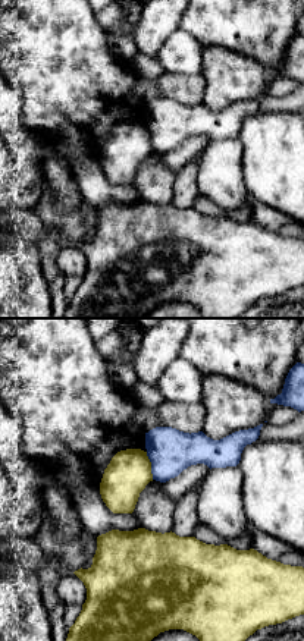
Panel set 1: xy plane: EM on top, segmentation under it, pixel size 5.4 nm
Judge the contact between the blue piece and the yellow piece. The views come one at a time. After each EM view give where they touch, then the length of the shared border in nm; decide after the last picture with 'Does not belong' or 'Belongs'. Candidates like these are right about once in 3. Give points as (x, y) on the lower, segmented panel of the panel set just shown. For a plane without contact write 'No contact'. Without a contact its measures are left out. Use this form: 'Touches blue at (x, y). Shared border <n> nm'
Touches blue at (152, 465). Shared border 160 nm

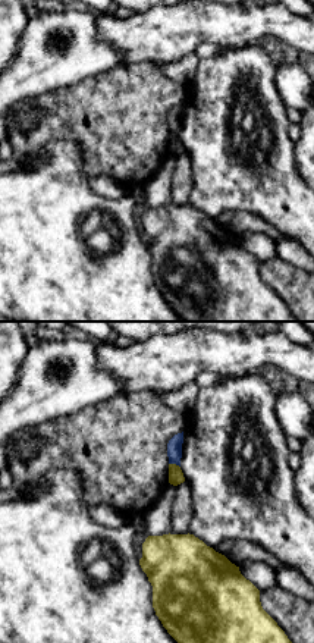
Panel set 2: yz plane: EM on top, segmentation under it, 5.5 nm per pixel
Touches blue at (175, 463). Shared border 70 nm

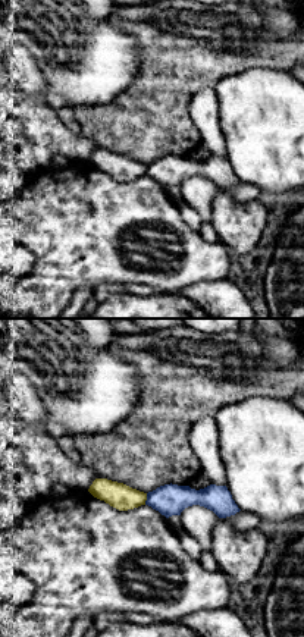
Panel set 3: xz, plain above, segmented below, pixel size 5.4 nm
Touches blue at (147, 499). Shared border 70 nm

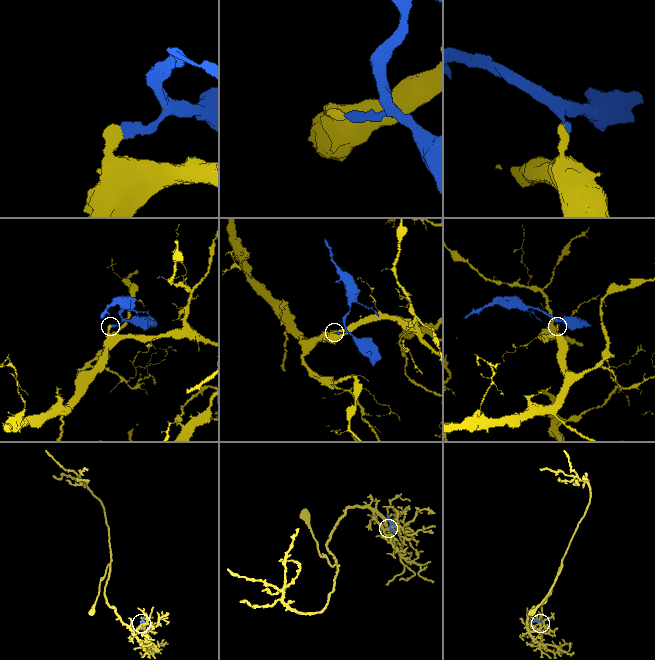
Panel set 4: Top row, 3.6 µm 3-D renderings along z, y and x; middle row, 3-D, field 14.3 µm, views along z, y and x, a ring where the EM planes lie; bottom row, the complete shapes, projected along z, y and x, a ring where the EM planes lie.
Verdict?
Does not belong

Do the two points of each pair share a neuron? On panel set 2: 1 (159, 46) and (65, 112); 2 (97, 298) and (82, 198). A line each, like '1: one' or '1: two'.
1: two
2: one

